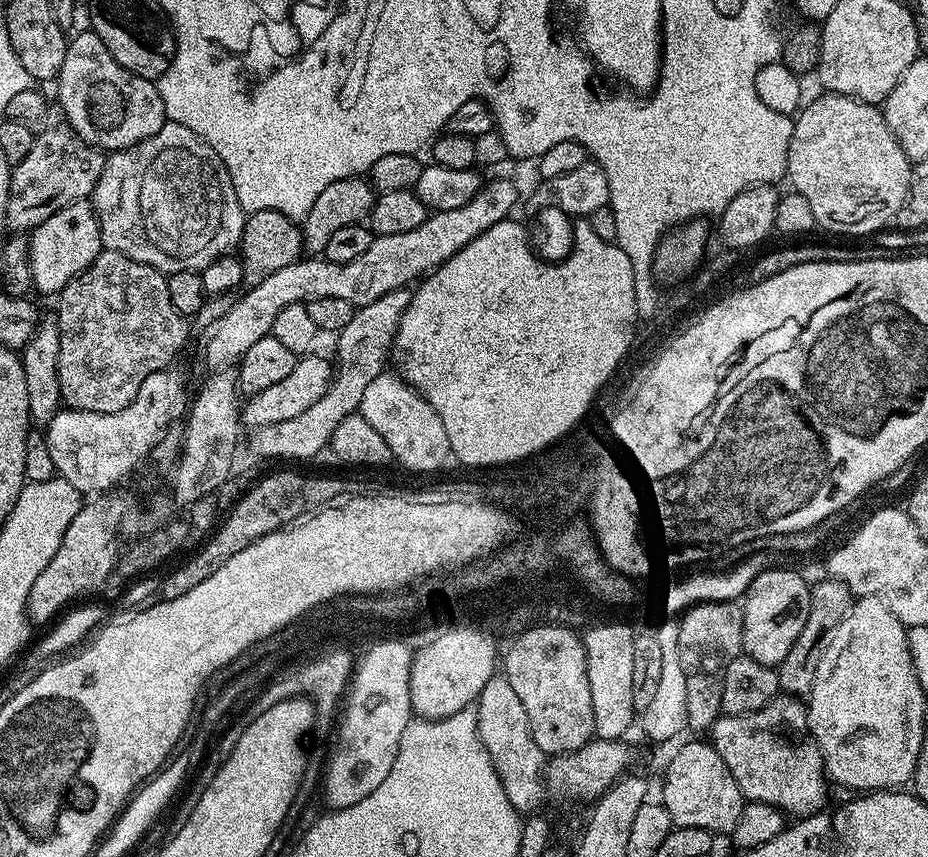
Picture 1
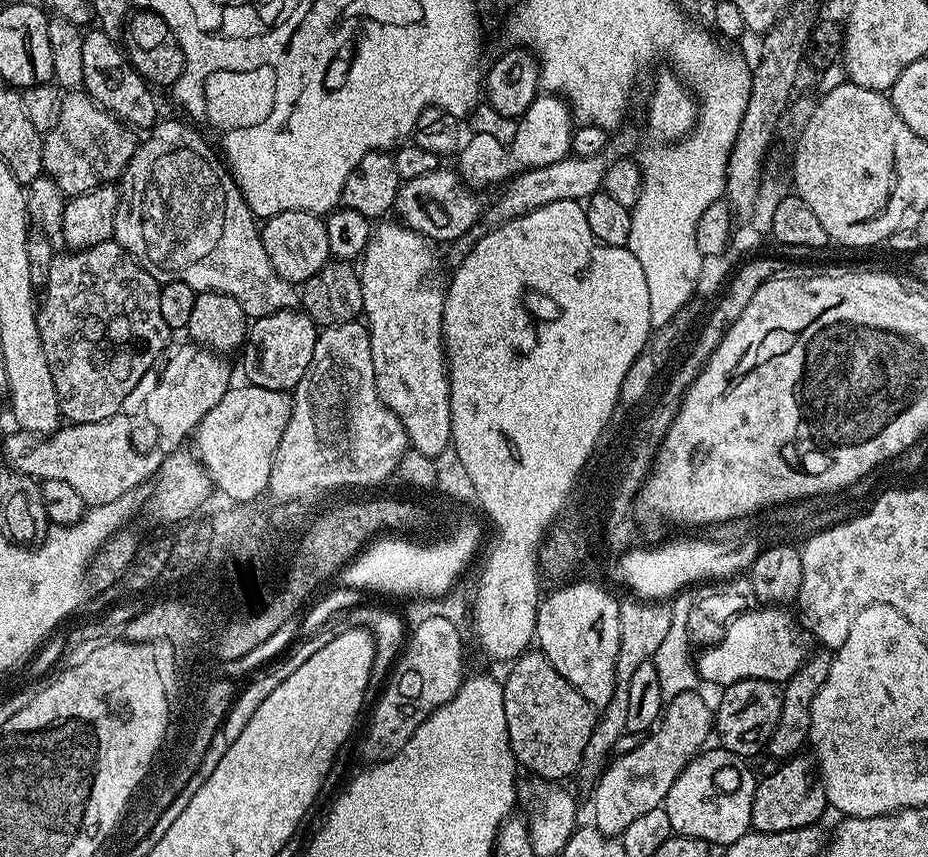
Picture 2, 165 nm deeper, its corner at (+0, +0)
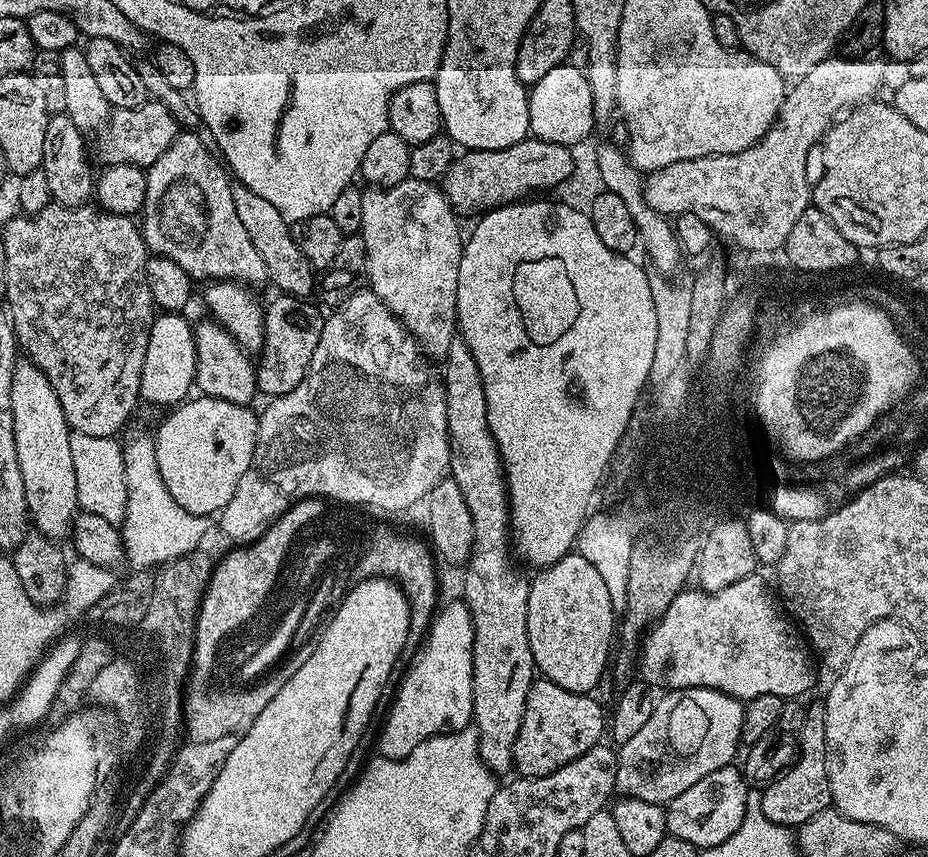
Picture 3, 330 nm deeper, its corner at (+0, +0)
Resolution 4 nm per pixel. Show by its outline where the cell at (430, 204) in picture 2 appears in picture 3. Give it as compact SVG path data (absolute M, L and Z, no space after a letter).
M529 138L507 146L484 146L457 155L442 181L442 191L457 214L476 211L483 214L506 204L525 199L527 192L557 189L573 172L573 160L567 145Z

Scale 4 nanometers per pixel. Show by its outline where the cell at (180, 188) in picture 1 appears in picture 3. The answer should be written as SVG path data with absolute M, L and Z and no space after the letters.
M181 131L166 154L146 171L142 231L152 256L165 256L170 262L178 262L196 282L235 282L245 286L269 283L262 254L254 250L250 234L238 222L232 197L233 181L217 153L202 143L195 131Z

